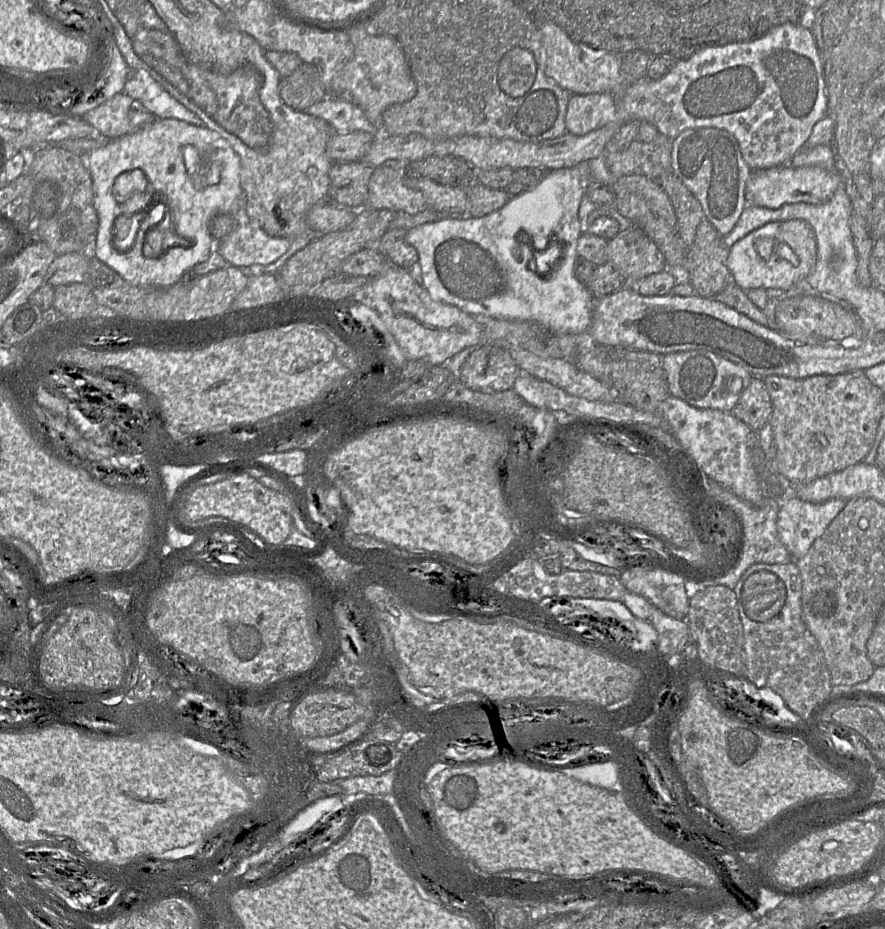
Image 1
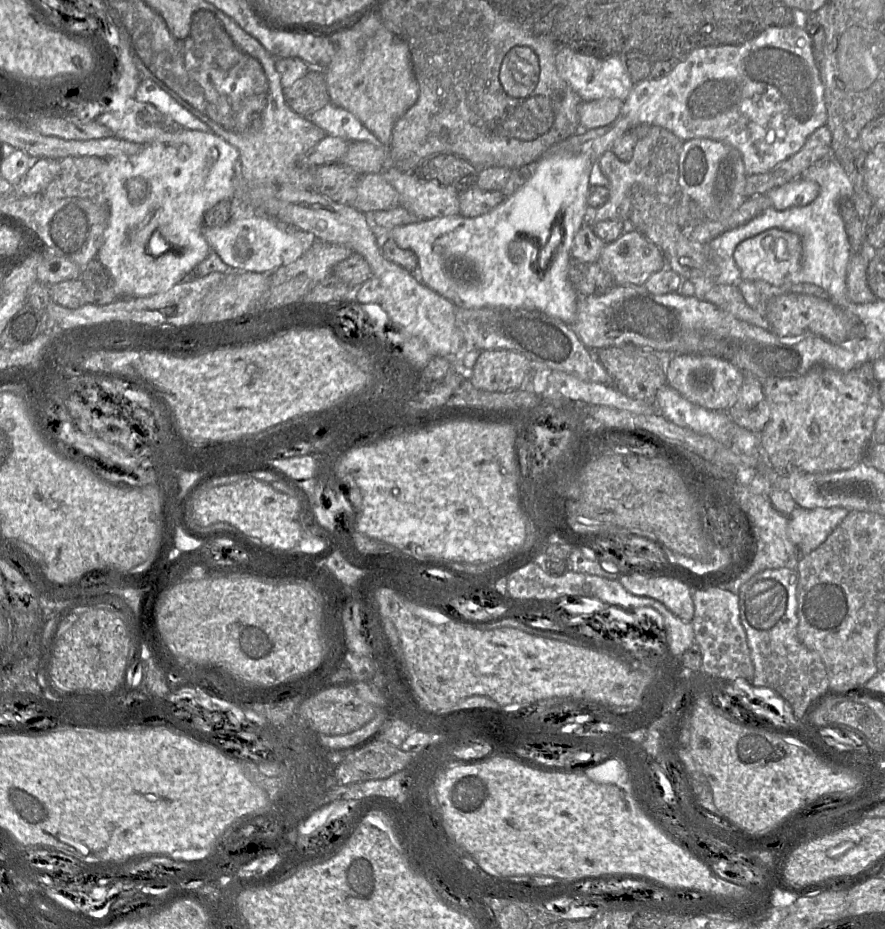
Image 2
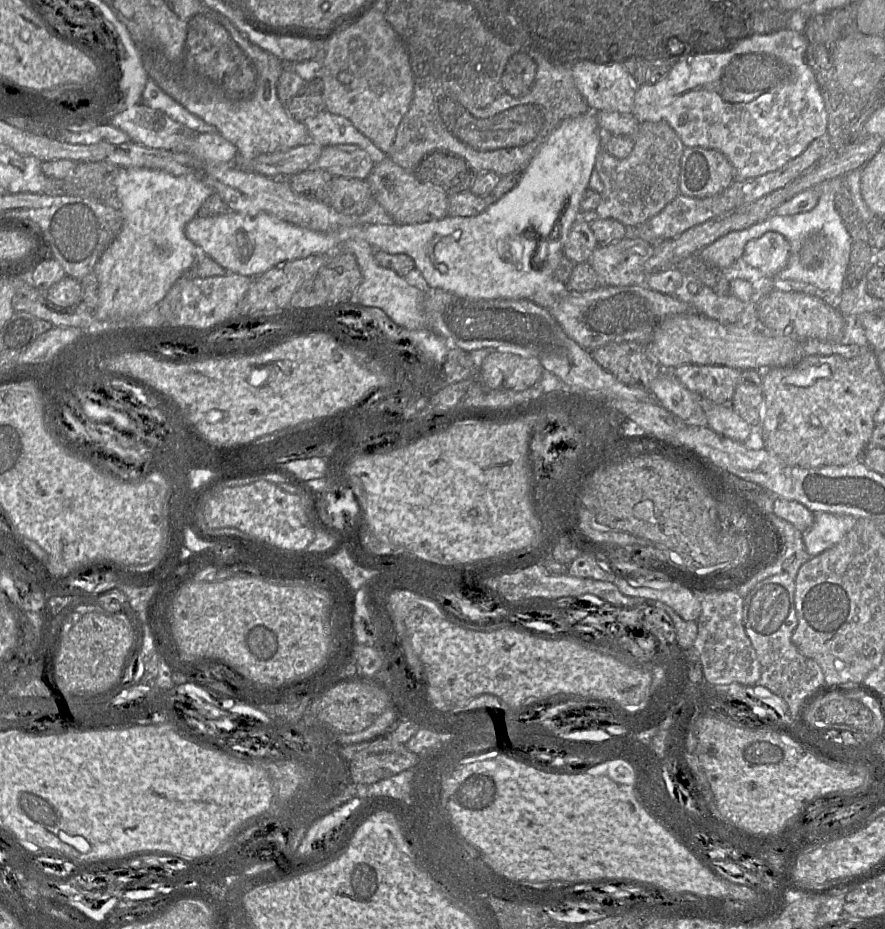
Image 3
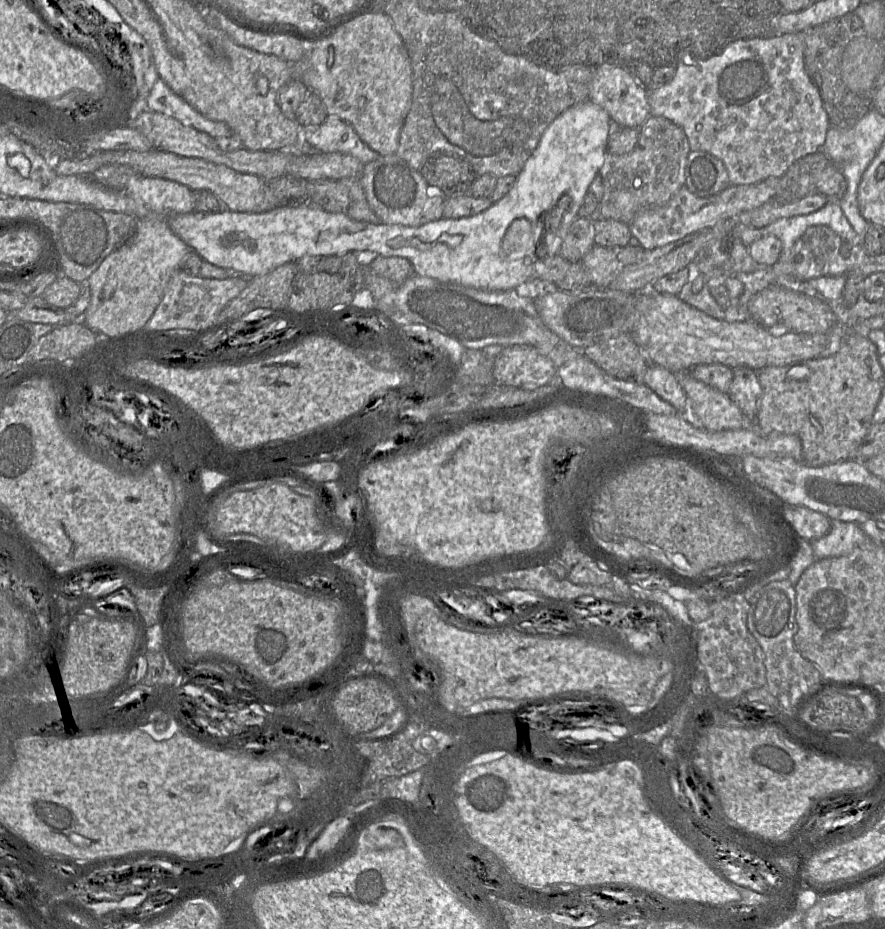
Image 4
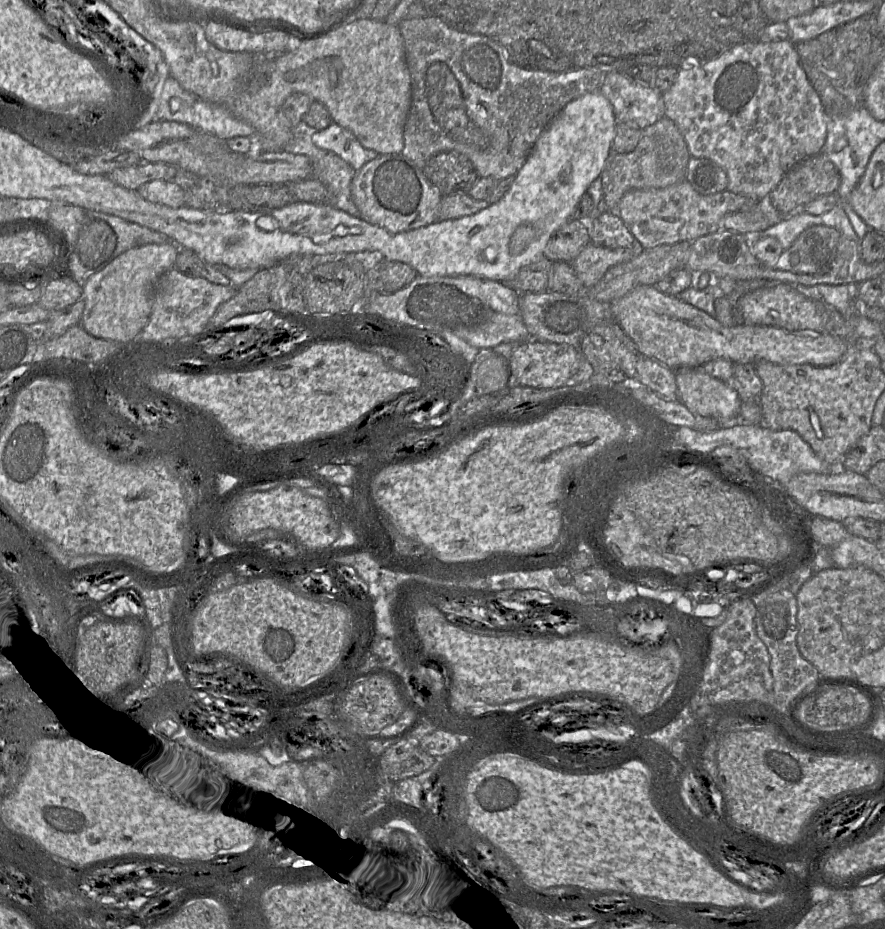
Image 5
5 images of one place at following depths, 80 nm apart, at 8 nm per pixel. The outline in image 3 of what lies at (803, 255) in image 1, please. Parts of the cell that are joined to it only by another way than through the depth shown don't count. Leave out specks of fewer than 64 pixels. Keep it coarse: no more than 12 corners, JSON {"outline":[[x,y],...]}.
{"outline":[[769,231],[746,243],[742,259],[775,277],[787,264],[787,239]]}

